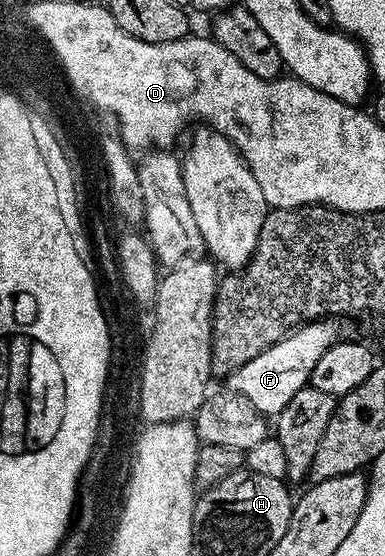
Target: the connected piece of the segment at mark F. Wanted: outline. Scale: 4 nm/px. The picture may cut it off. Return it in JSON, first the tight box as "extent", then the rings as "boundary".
{"extent":[228,317,339,417],"boundary":[[[327,317],[302,324],[297,331],[285,335],[276,345],[264,349],[260,357],[252,357],[248,365],[240,365],[240,369],[233,371],[228,377],[229,390],[245,397],[263,415],[277,417],[284,405],[296,397],[299,389],[309,384],[312,369],[316,369],[316,361],[324,357],[332,344],[339,342],[338,323],[337,318]]]}

